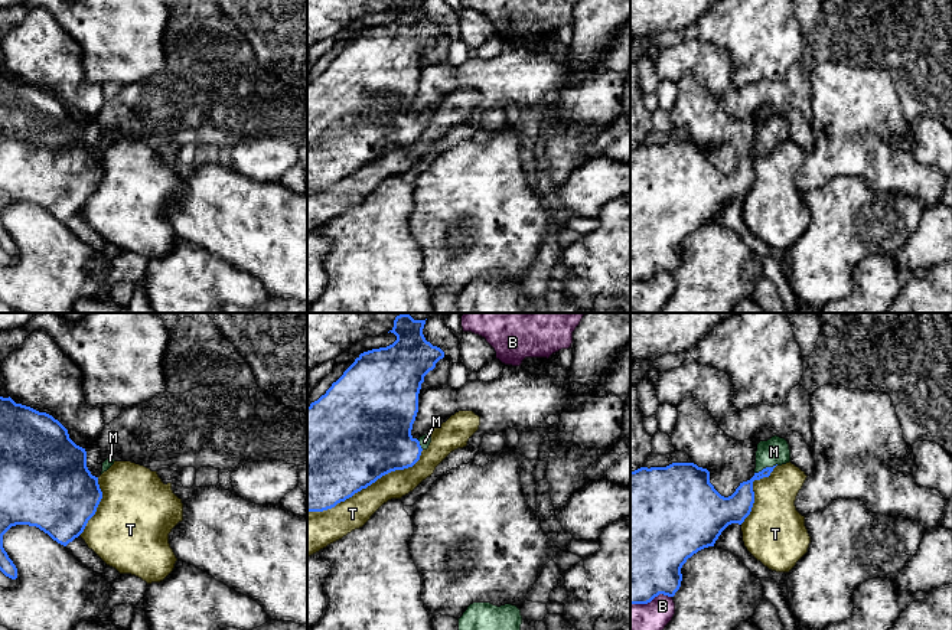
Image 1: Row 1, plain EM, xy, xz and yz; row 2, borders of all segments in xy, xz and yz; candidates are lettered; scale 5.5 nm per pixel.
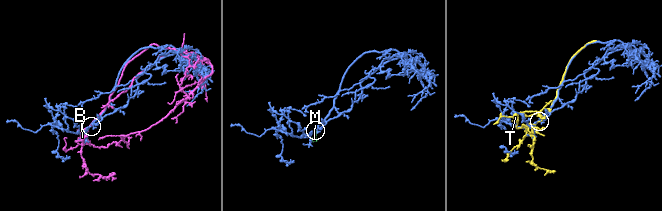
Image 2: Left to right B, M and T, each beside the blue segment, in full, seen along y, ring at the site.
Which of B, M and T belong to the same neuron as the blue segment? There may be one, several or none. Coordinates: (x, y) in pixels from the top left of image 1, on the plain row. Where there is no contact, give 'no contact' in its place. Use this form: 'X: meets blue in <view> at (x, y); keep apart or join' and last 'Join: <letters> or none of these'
B: meets blue in yz at (651, 277); keep apart
M: meets blue in yz at (766, 144); join
T: meets blue in xz at (367, 163); keep apart
Join: M

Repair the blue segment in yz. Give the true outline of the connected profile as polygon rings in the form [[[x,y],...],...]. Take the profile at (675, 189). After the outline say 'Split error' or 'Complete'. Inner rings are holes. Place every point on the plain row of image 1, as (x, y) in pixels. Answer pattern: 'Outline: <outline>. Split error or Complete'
Outline: [[[777,112],[760,118],[754,153],[724,174],[710,160],[710,148],[694,140],[640,144],[630,148],[630,281],[648,281],[659,271],[674,274],[681,264],[681,245],[698,228],[714,223],[731,200],[741,202],[754,180],[753,159],[769,154],[776,143],[790,138],[789,121]]]. Split error

